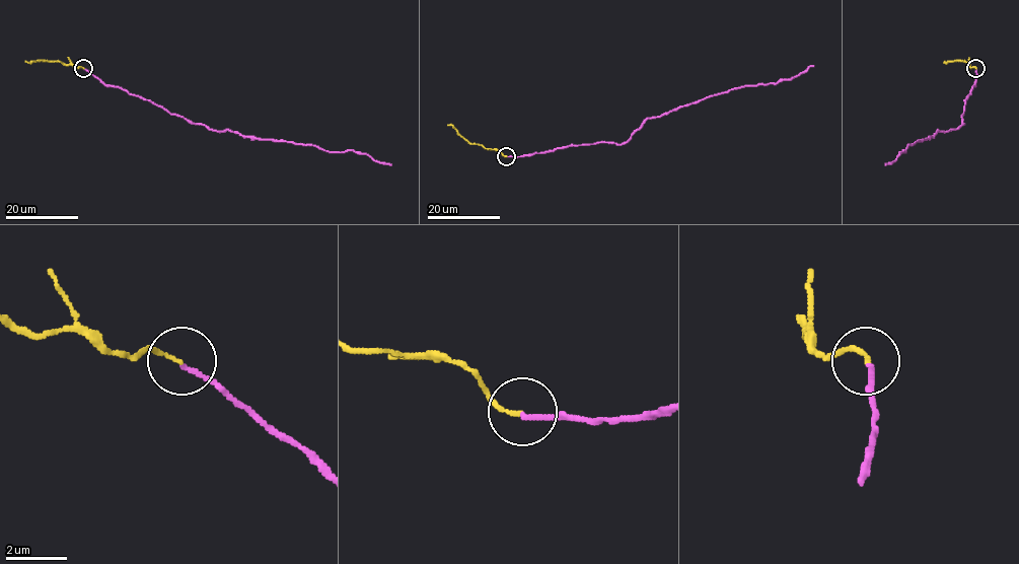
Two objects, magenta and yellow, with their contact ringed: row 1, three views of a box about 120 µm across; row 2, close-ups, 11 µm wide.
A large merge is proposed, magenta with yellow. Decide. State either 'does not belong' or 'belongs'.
does not belong

